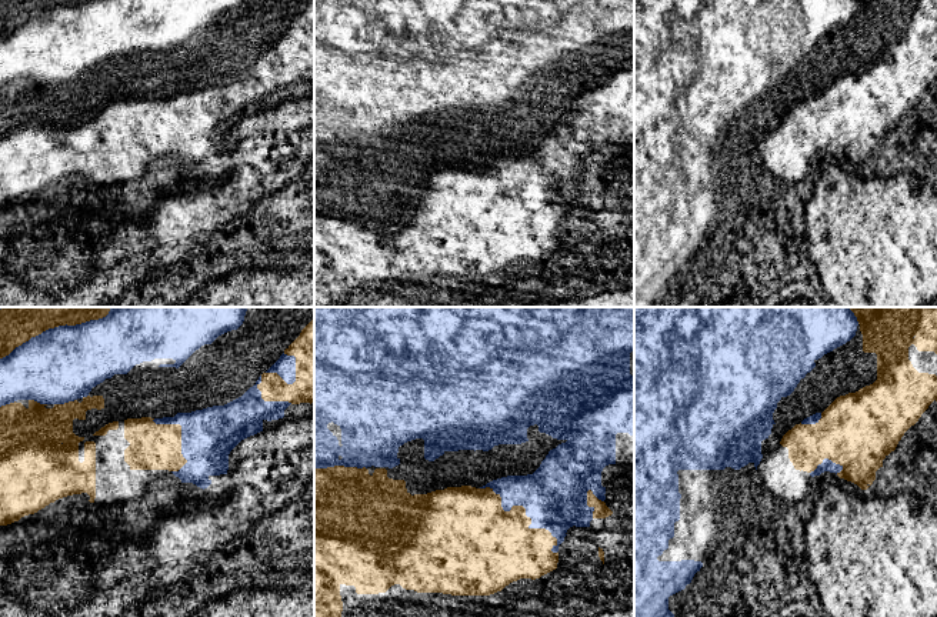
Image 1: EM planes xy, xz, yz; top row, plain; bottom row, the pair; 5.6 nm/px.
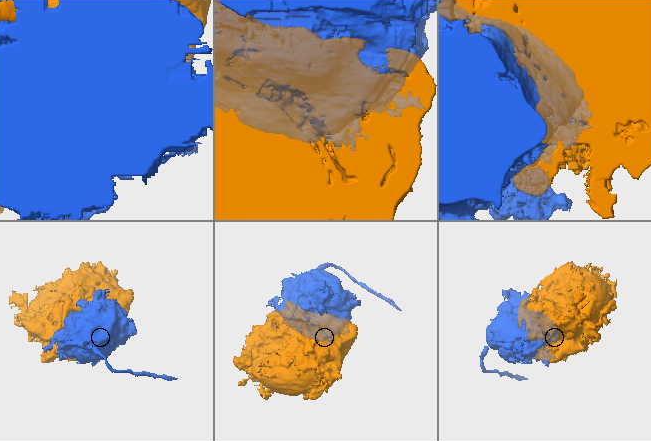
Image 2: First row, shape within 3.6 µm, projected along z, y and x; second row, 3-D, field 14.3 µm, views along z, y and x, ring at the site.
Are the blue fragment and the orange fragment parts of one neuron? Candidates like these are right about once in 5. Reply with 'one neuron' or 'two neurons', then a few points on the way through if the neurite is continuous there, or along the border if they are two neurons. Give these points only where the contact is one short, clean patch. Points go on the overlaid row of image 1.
two neurons

